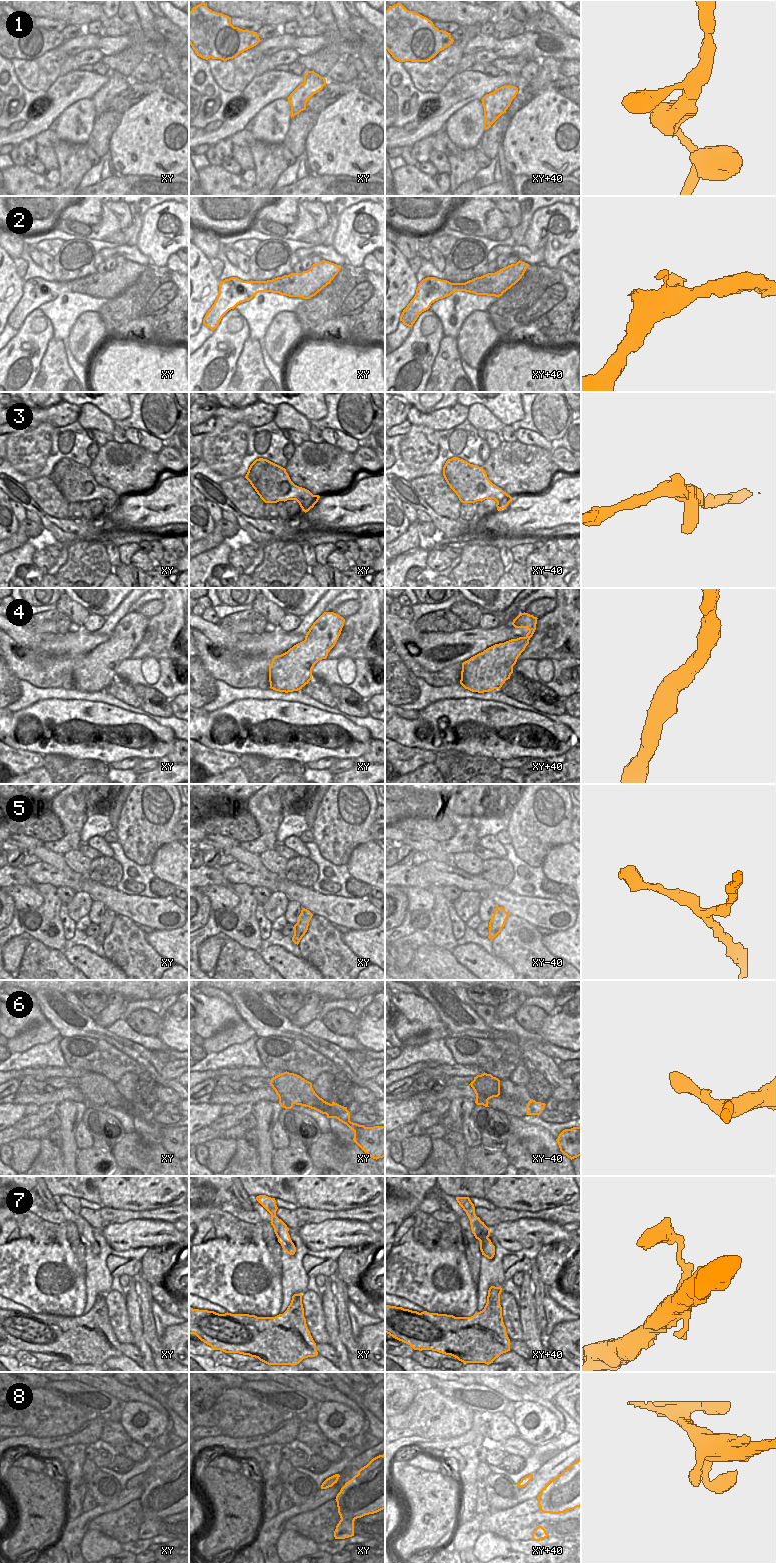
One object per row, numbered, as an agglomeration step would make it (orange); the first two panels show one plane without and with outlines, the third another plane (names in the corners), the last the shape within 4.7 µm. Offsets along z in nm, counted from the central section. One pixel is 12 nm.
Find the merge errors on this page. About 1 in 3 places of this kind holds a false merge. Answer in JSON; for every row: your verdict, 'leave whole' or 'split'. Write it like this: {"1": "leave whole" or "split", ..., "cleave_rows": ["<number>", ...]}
{"1": "leave whole", "2": "leave whole", "3": "leave whole", "4": "leave whole", "5": "leave whole", "6": "leave whole", "7": "leave whole", "8": "leave whole", "cleave_rows": []}

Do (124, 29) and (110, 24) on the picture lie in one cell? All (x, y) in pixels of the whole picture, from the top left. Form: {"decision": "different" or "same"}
{"decision": "same"}

